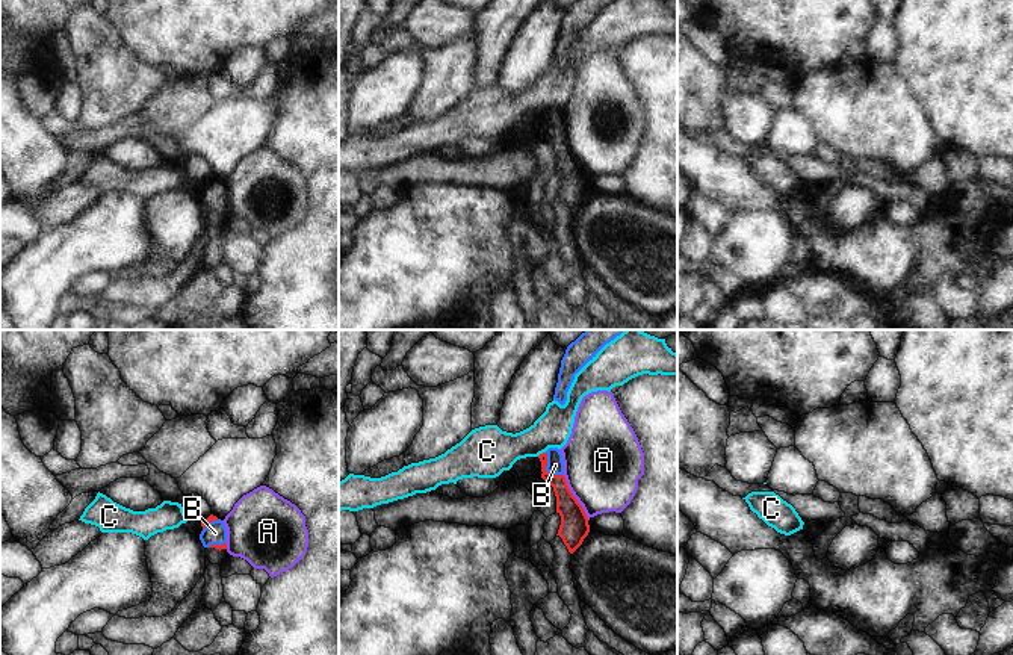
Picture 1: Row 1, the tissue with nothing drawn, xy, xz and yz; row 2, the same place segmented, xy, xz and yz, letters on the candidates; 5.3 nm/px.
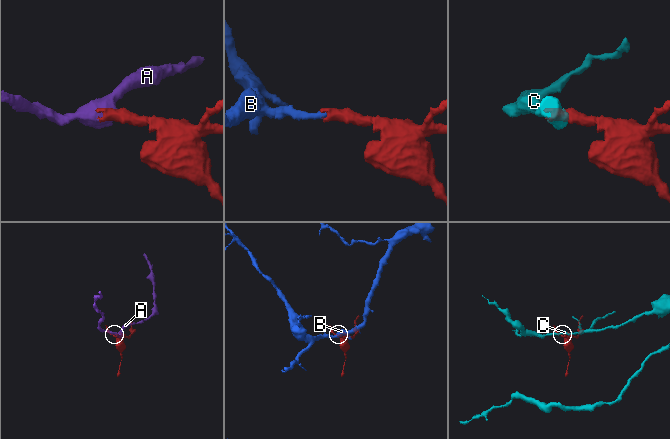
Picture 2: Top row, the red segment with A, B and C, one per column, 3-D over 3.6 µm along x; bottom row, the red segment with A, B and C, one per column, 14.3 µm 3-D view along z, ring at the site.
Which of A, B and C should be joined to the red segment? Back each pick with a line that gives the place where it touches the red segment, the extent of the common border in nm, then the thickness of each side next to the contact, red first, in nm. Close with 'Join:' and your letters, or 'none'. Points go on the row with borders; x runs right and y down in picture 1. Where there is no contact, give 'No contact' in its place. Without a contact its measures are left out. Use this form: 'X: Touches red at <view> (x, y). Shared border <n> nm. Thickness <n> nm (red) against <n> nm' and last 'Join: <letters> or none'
B: Touches red at xz (545, 469). Shared border 160 nm. Thickness 120 nm (red) against 90 nm
Join: B

